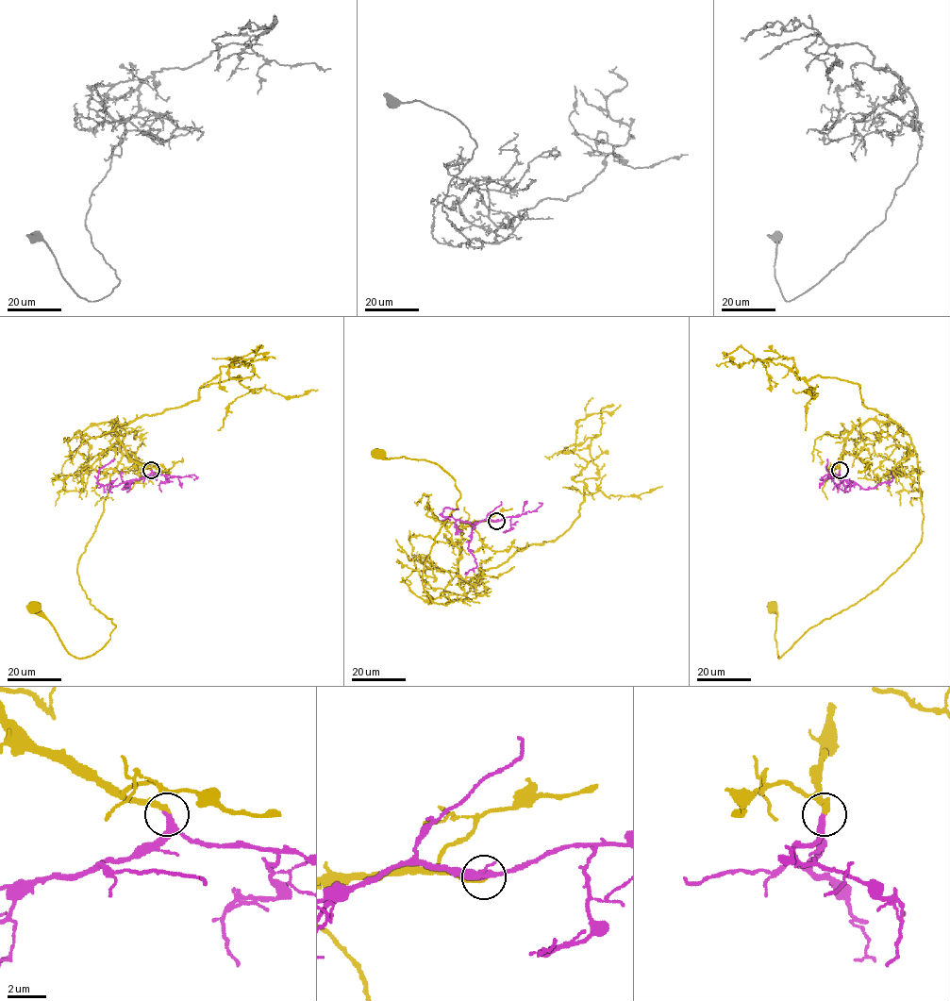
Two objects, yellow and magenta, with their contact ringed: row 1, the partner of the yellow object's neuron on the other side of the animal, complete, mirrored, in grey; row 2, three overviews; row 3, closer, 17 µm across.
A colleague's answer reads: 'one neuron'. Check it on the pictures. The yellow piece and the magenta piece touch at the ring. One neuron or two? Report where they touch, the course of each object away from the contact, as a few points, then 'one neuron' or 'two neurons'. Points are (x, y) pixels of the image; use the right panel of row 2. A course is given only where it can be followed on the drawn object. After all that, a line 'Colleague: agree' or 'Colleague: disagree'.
at (840, 470); yellow runs (840, 470), (857, 425), (895, 422), (917, 455), (922, 542), (882, 583), (810, 626), (779, 658), (770, 608); magenta runs (840, 470), (838, 478), (844, 485), (858, 484), (869, 489), (891, 482), (891, 474); one neuron
Colleague: agree

